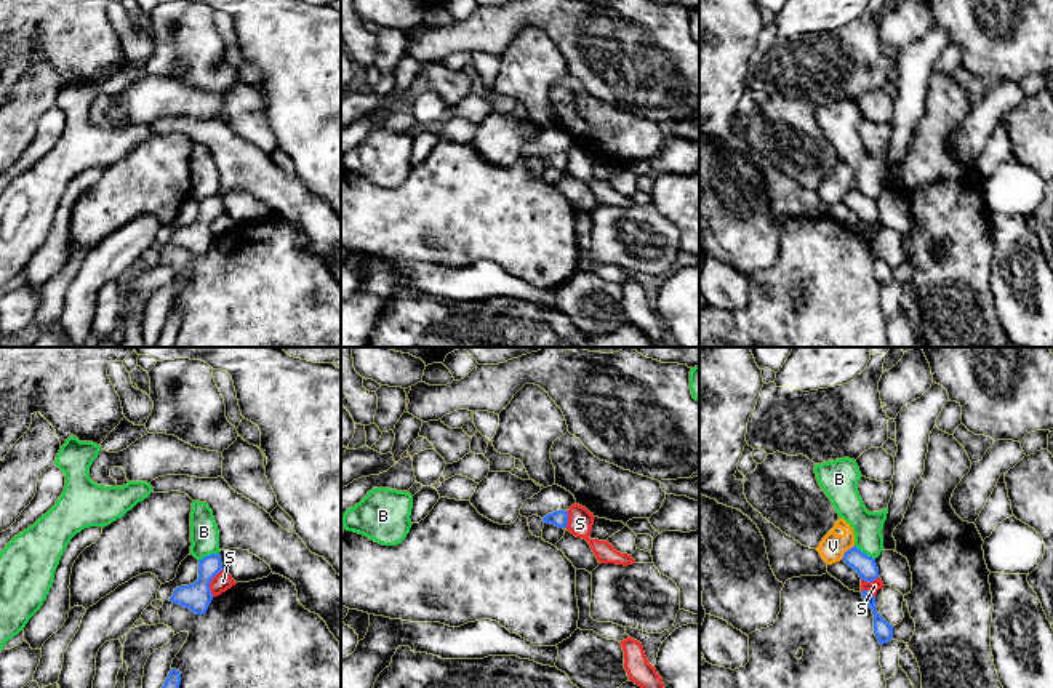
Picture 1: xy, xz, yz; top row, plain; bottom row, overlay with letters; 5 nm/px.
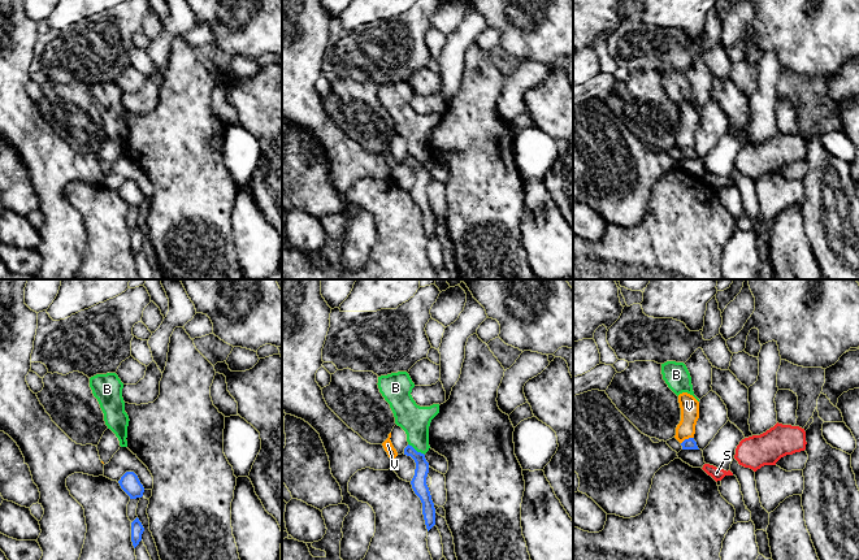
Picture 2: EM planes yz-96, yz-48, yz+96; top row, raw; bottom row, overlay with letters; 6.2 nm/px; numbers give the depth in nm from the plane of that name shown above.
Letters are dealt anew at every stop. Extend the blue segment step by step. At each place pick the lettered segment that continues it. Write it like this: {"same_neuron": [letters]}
{"same_neuron": []}

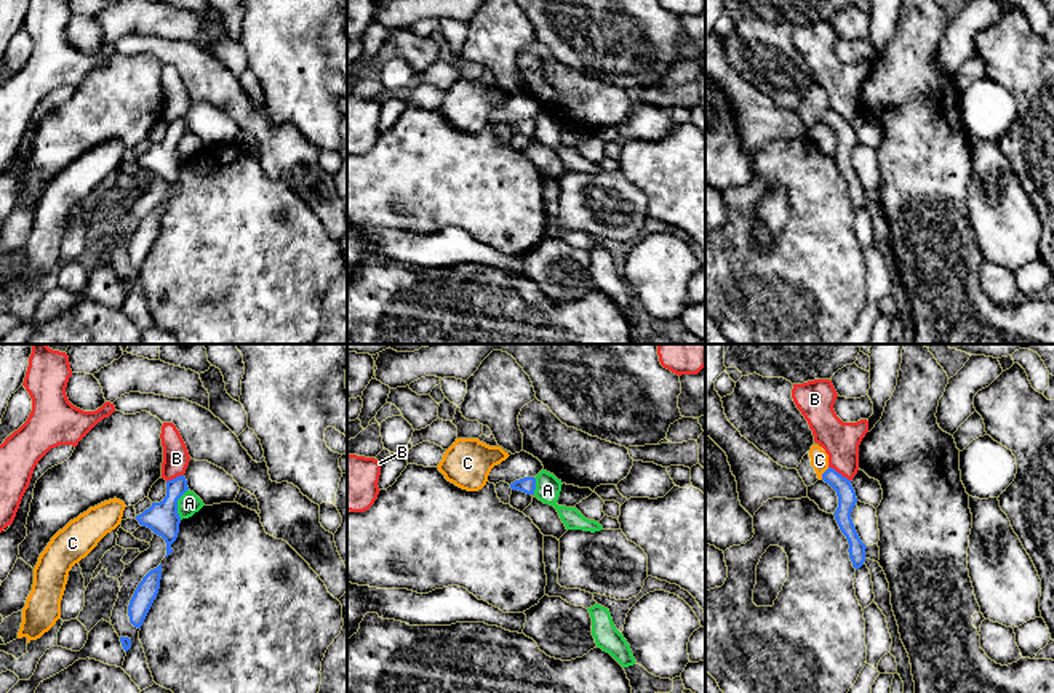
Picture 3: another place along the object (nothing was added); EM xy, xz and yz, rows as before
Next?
{"same_neuron": []}

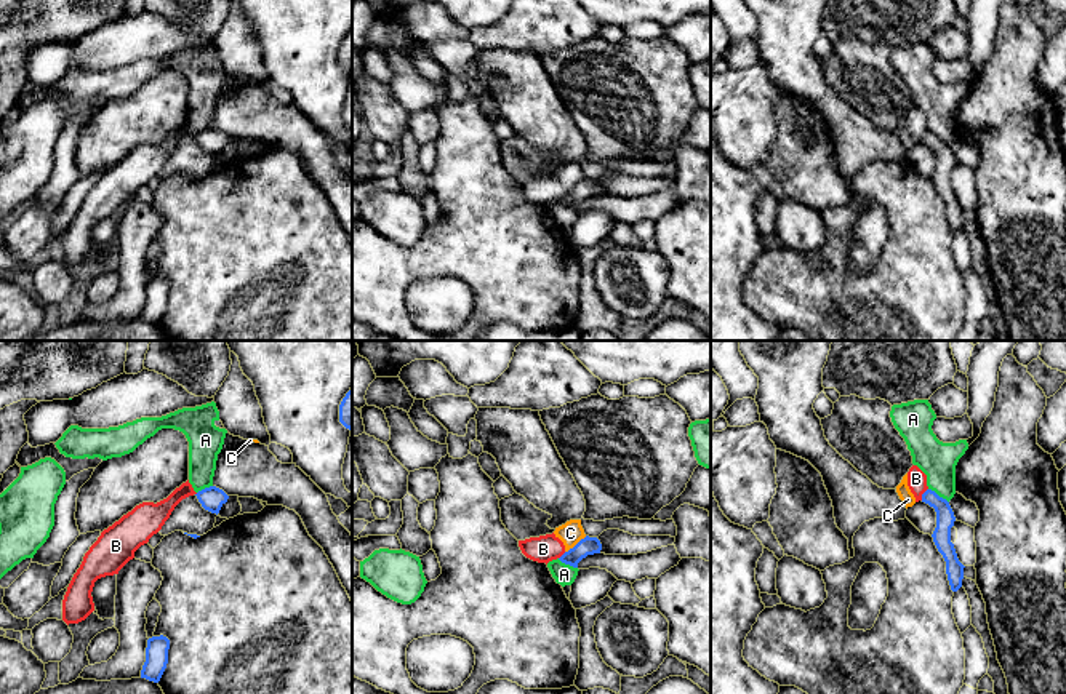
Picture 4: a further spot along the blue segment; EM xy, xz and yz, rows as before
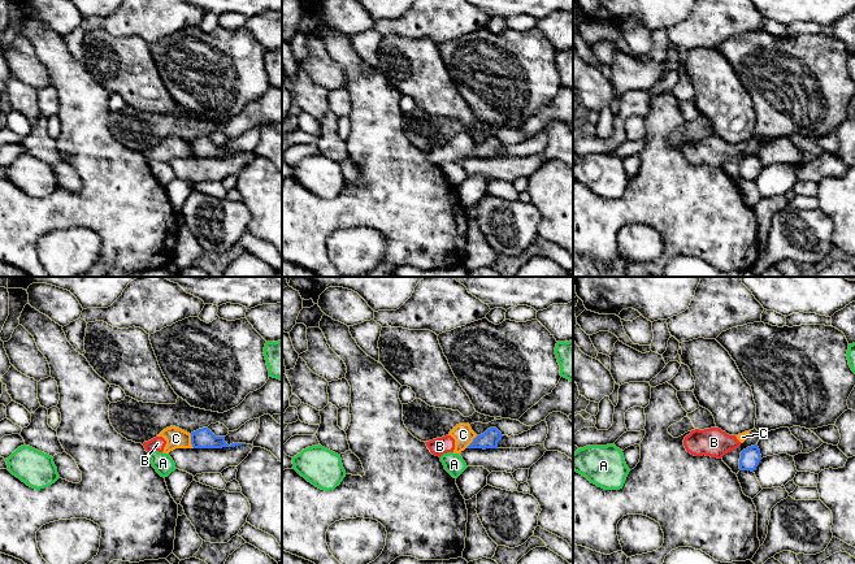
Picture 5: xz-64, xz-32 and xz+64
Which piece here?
{"same_neuron": []}

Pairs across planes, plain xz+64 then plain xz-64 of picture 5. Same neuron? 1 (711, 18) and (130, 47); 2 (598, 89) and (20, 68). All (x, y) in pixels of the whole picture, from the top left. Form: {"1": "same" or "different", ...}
{"1": "different", "2": "different"}

